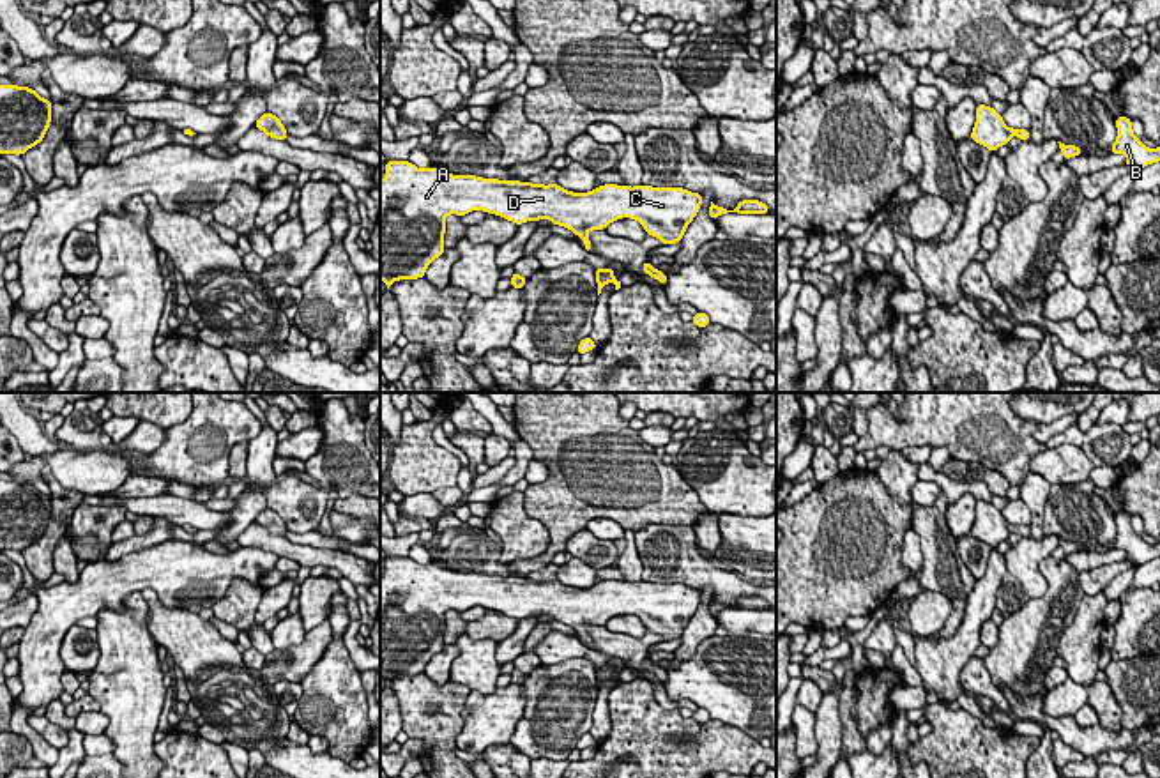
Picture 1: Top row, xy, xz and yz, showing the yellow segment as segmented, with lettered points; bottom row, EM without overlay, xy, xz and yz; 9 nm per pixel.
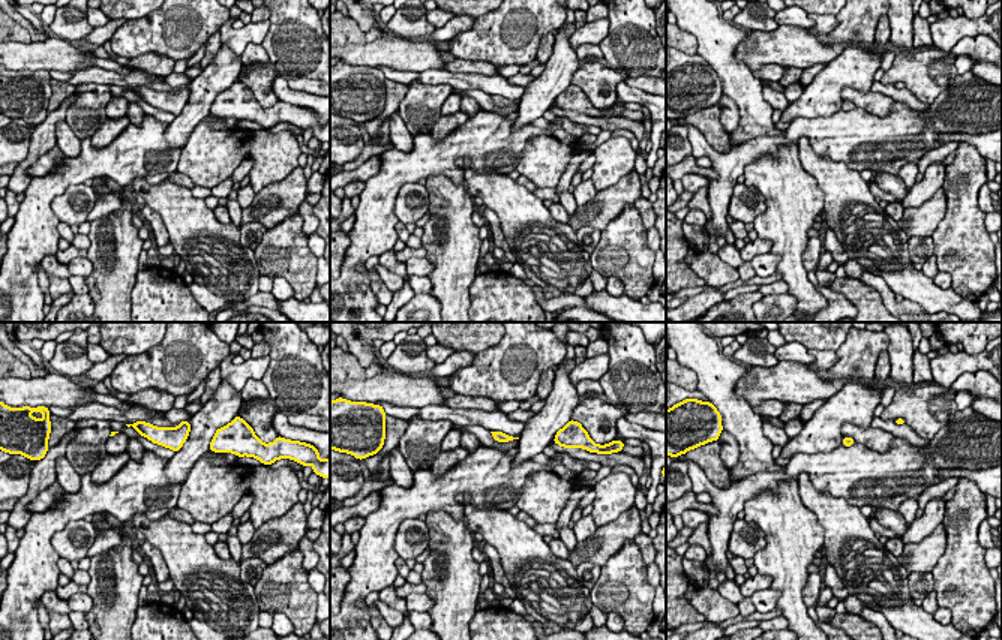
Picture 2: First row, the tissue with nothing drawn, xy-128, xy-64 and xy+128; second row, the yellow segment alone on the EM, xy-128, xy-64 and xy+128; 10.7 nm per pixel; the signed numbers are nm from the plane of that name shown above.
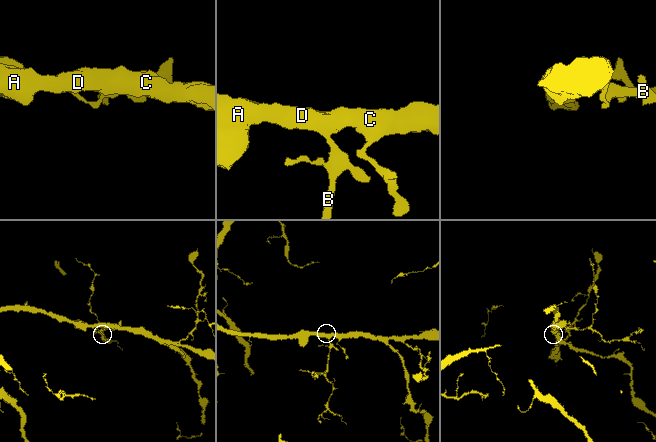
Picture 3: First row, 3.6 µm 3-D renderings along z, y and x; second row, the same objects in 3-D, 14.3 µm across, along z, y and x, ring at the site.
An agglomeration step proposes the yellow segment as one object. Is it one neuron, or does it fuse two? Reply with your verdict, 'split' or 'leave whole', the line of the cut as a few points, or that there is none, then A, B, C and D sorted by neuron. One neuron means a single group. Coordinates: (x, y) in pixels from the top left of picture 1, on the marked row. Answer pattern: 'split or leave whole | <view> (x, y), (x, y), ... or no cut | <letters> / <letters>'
leave whole | no cut | A B C D

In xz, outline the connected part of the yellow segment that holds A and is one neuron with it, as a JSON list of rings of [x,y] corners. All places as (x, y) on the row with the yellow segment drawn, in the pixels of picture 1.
[[[387,161],[380,180],[380,279],[389,288],[398,279],[424,278],[431,260],[446,249],[449,214],[485,210],[516,225],[550,219],[582,237],[589,251],[587,233],[622,217],[638,221],[665,246],[681,242],[700,207],[702,194],[683,187],[605,184],[573,193],[559,184],[453,175]]]

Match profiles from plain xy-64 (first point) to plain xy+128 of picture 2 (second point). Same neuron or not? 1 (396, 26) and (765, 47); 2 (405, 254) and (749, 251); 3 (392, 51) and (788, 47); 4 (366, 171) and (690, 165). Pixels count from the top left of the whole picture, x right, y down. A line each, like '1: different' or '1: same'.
1: different
2: same
3: same
4: different

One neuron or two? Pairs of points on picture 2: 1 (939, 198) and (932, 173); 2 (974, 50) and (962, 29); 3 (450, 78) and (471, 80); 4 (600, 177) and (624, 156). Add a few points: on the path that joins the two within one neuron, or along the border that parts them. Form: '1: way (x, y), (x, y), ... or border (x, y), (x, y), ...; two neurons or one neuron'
1: border (941, 186), (921, 204), (906, 207); two neurons
2: border (986, 33), (963, 36), (948, 51); two neurons
3: way (455, 80), (467, 80); one neuron
4: way (606, 171), (618, 159); one neuron

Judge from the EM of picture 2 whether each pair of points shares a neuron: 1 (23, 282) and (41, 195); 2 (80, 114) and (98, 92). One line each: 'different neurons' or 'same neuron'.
1: same neuron
2: same neuron

